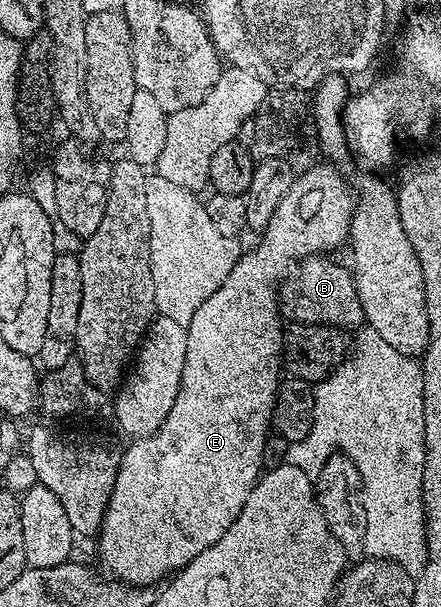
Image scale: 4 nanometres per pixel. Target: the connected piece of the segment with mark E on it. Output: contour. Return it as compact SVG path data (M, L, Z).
M310 167L301 178L299 175L293 181L291 188L286 192L286 196L282 198L282 204L274 212L270 224L259 235L260 243L249 254L247 252L241 253L240 258L230 272L230 276L226 276L226 280L222 280L218 292L207 295L202 308L198 308L198 312L194 312L194 320L190 320L187 324L186 364L182 368L182 384L180 385L178 396L174 400L174 408L170 408L170 414L162 420L162 424L153 434L147 434L145 438L137 438L129 441L127 443L129 445L128 451L123 451L120 454L118 476L114 480L112 495L108 501L108 507L104 513L104 519L100 525L100 533L98 535L98 541L100 541L100 562L109 570L105 571L113 579L127 582L129 586L155 587L155 582L161 581L160 583L163 583L165 579L175 574L177 570L186 568L186 564L190 564L190 560L194 560L194 556L202 556L202 552L206 552L206 548L210 548L210 544L218 544L218 540L222 540L222 536L226 536L226 528L230 528L230 524L234 524L234 520L238 520L238 512L242 512L242 504L246 504L246 496L250 496L254 484L262 473L264 464L262 460L262 448L266 444L270 433L274 400L282 381L285 327L283 325L280 326L282 315L278 301L278 287L284 281L289 271L297 264L303 262L305 258L324 256L329 252L336 252L332 250L338 249L343 242L345 245L349 241L352 229L353 209L353 191L351 189L348 191L348 186L344 183L343 176L336 174L334 167Z

